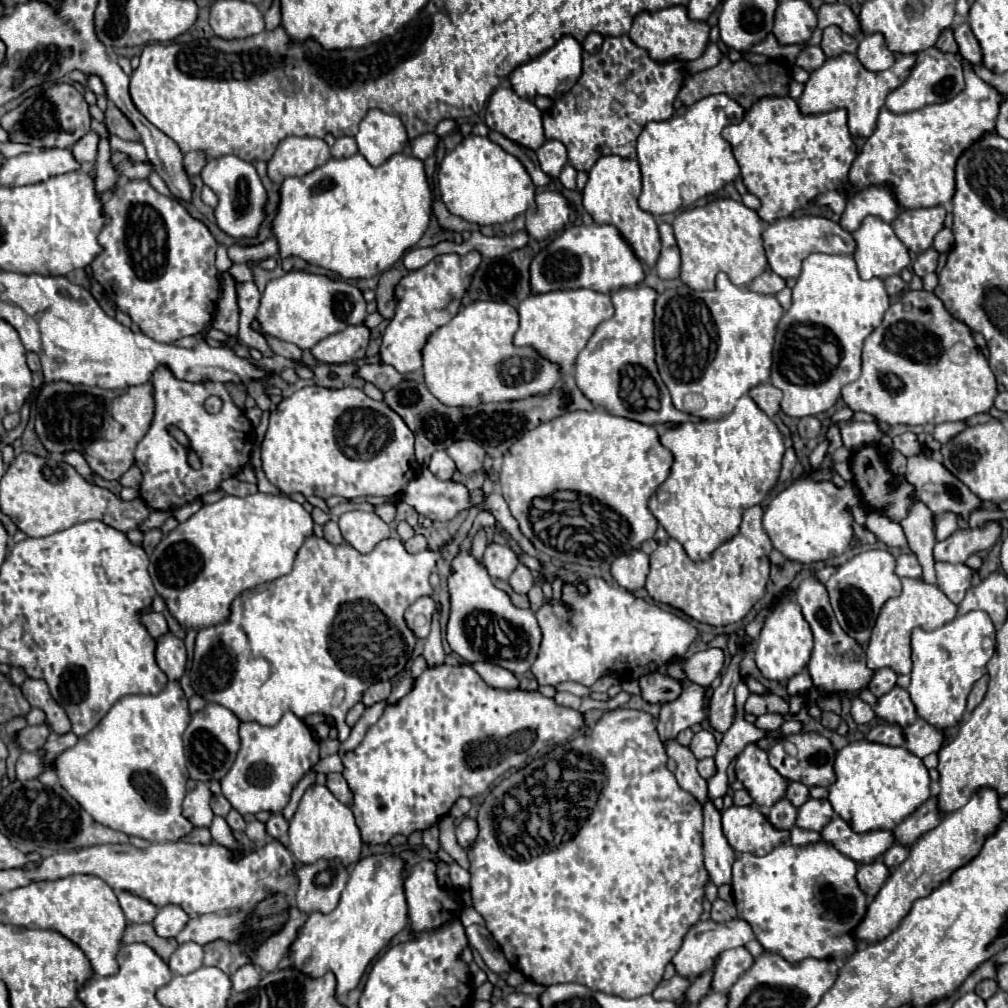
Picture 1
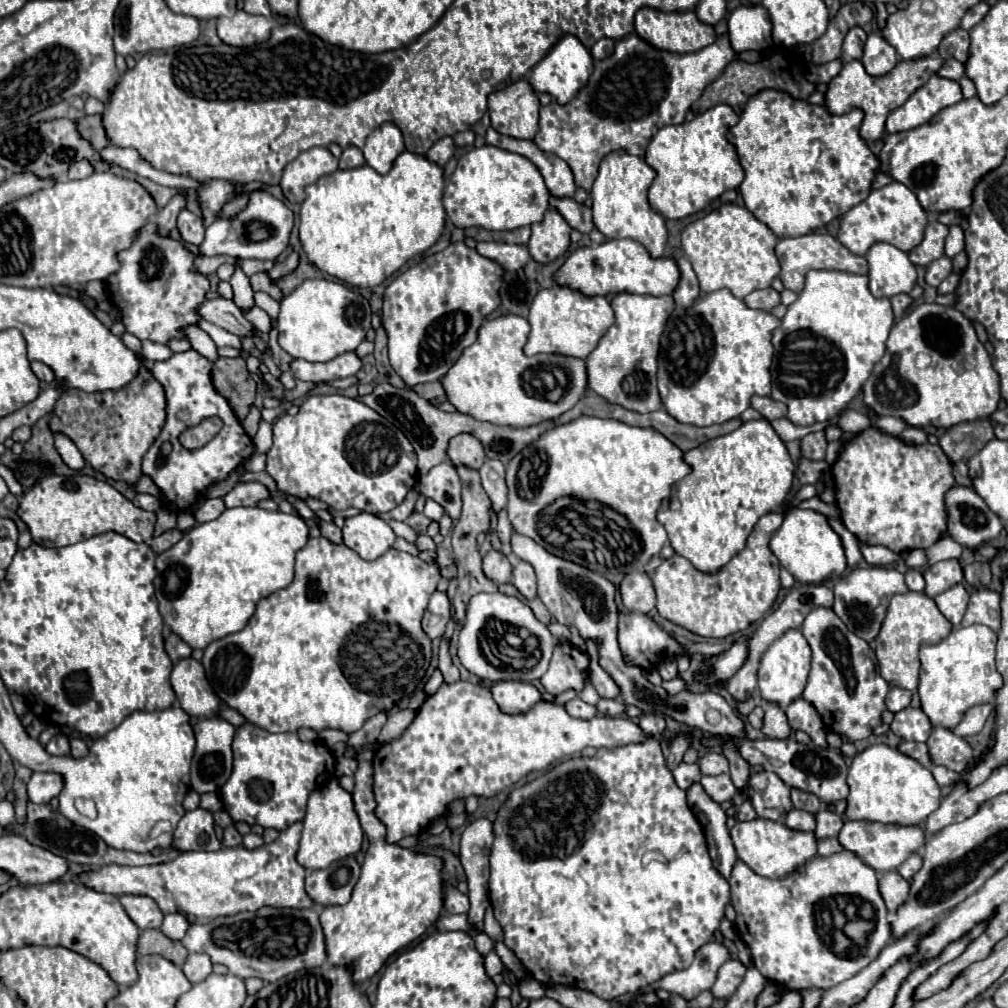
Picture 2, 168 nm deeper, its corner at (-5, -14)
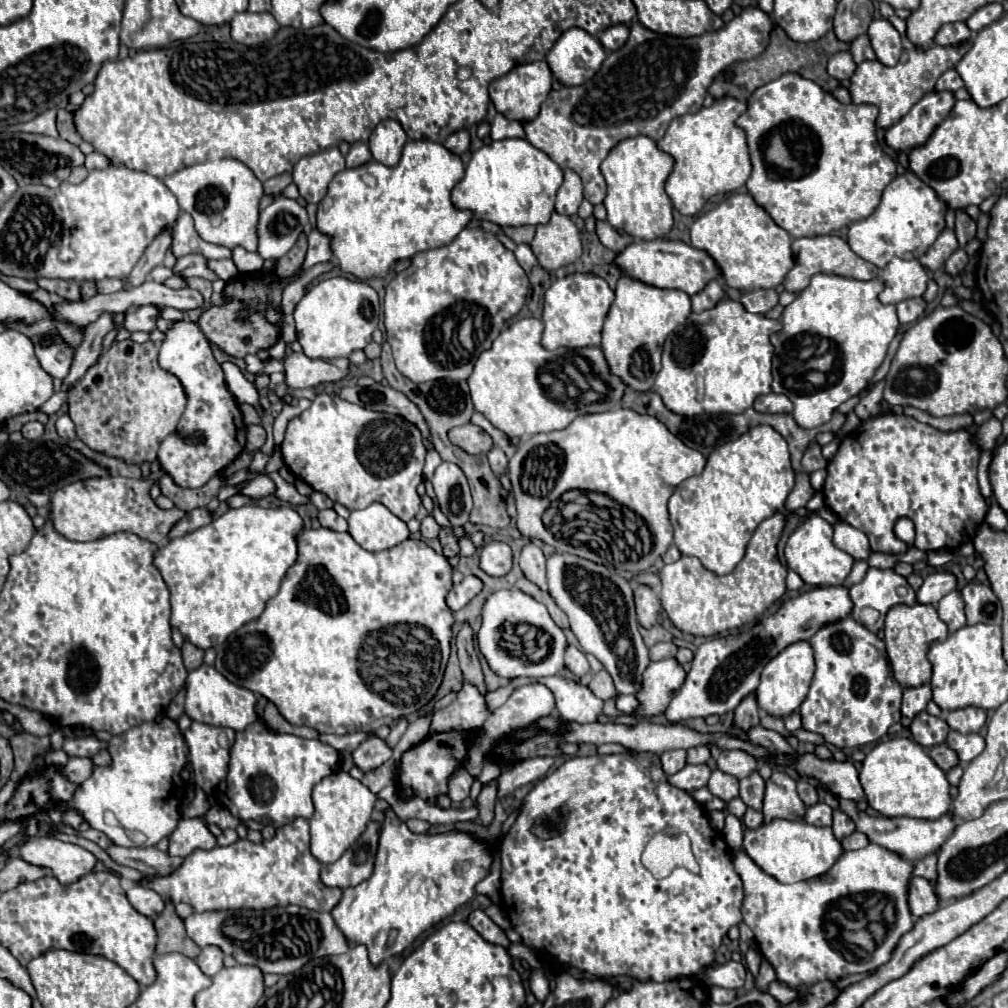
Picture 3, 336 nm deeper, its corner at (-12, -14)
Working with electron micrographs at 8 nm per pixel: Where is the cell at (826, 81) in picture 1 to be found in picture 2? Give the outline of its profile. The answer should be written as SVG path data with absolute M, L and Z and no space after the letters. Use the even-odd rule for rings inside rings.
M921 57L921 59L913 59L913 61L899 61L893 67L893 71L889 71L889 73L881 75L881 77L873 77L873 75L869 75L865 71L861 61L845 63L841 73L835 79L831 79L829 89L825 93L827 109L833 115L849 113L855 107L863 109L865 111L865 119L863 119L863 125L861 125L861 137L867 143L873 143L873 141L883 137L887 115L893 109L897 109L899 105L903 105L919 87L923 87L923 83L927 83L927 79L931 75L935 75L941 69L941 65L943 65L941 57Z

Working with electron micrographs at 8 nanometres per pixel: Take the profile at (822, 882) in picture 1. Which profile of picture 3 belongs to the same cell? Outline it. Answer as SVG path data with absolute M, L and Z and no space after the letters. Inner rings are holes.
M874 843L858 851L842 853L824 875L788 885L764 873L744 851L734 853L734 869L744 883L744 923L754 931L754 939L766 961L774 967L778 981L792 989L806 989L818 981L836 981L848 975L874 971L890 959L898 939L914 927L906 903L912 863Z

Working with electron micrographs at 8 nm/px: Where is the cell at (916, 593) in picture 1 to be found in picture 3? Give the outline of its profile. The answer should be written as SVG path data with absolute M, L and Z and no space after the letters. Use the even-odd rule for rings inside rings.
M894 605L886 613L886 625L884 625L884 643L886 643L886 653L892 665L894 679L902 687L920 687L930 681L932 665L926 657L930 643L934 641L944 641L948 637L948 627L946 623L938 617L938 611L934 605Z

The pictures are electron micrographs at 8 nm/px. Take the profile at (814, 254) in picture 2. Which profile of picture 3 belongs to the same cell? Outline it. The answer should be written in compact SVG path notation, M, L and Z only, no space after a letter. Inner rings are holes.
M820 235L820 237L804 237L804 239L794 239L792 241L792 253L794 253L794 267L790 269L790 273L786 275L784 287L786 291L794 291L800 293L802 289L808 287L812 275L816 273L834 273L834 275L842 275L842 277L852 277L852 279L874 279L878 275L878 267L860 259L844 239L836 237L836 235Z

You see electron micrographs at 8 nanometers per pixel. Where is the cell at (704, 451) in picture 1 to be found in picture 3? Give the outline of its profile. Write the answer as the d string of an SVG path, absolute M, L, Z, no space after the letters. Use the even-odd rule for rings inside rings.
M758 425L746 431L746 435L740 435L736 441L716 447L708 455L704 471L698 477L694 477L690 484L685 484L684 481L677 487L668 501L670 523L674 529L674 543L682 555L698 557L702 565L712 573L716 575L732 573L734 567L744 557L746 545L756 527L770 515L786 511L784 505L792 489L794 489L794 469L790 463L790 451L786 441L778 431L774 431L774 427Z

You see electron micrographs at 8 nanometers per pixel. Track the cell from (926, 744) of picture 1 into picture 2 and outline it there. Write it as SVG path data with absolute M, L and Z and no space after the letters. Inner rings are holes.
M935 727L927 745L935 765L945 765L951 771L963 773L973 763L971 745L945 727Z

